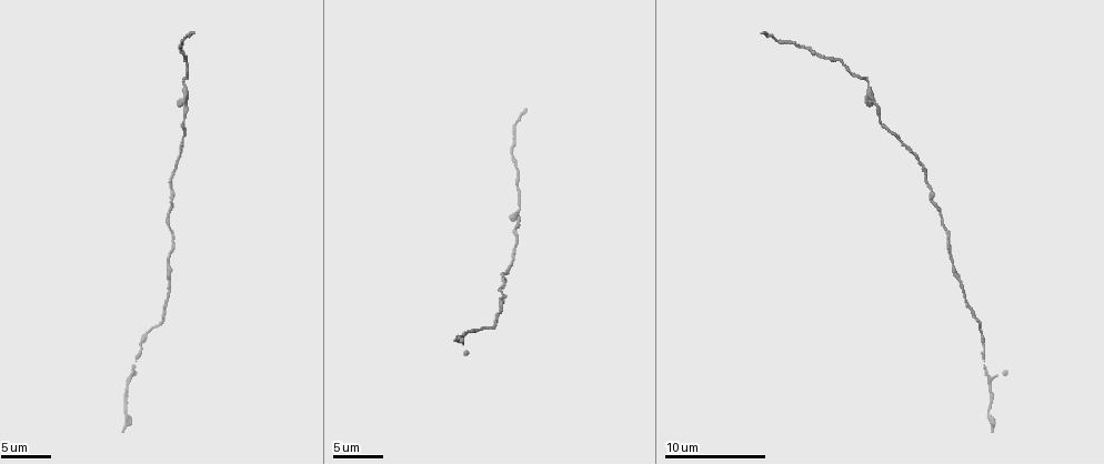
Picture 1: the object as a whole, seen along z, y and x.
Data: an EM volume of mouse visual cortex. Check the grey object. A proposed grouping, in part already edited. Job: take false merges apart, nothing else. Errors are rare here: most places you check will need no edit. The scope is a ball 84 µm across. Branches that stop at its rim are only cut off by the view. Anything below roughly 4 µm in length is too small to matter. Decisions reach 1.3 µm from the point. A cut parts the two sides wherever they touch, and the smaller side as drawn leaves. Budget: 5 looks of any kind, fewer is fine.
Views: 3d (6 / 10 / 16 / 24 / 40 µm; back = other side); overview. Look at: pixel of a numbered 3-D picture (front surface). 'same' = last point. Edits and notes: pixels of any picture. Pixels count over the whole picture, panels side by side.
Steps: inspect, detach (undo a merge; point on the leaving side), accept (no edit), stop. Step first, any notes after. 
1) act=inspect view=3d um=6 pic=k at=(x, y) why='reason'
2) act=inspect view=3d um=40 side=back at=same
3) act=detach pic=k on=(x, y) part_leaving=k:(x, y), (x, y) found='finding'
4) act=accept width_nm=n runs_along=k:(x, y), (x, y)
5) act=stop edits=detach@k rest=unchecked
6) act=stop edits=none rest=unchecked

act=inspect view=3d um=10 pic=1 at=(487, 328) why='thin neck'

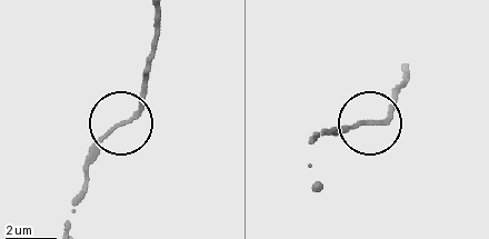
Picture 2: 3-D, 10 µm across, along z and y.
act=accept width_nm=150 runs_along=2:(407, 68), (381, 119), (326, 132) found='all the same cell'

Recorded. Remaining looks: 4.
act=inspect view=3d um=10 pic=1 at=(960, 282) why='calibre changes'

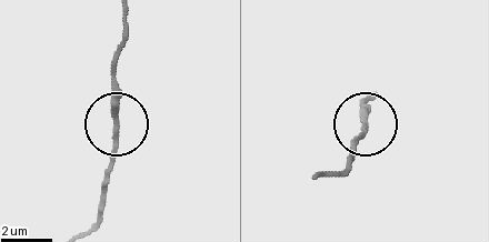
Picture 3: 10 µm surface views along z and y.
act=accept found='one cell here'

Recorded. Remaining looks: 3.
act=inspect view=3d um=6 pic=1 at=(183, 82) why='calibre changes'

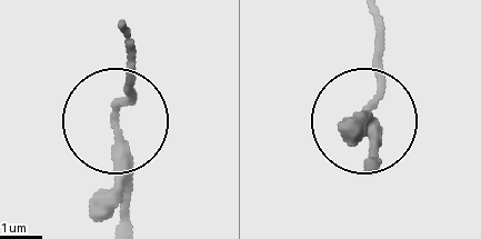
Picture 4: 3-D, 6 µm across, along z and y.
act=accept runs_along=4:(368, 173), (379, 15) found='continuous, no second cell'

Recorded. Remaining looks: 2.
act=stop edits=none rest=unchecked

